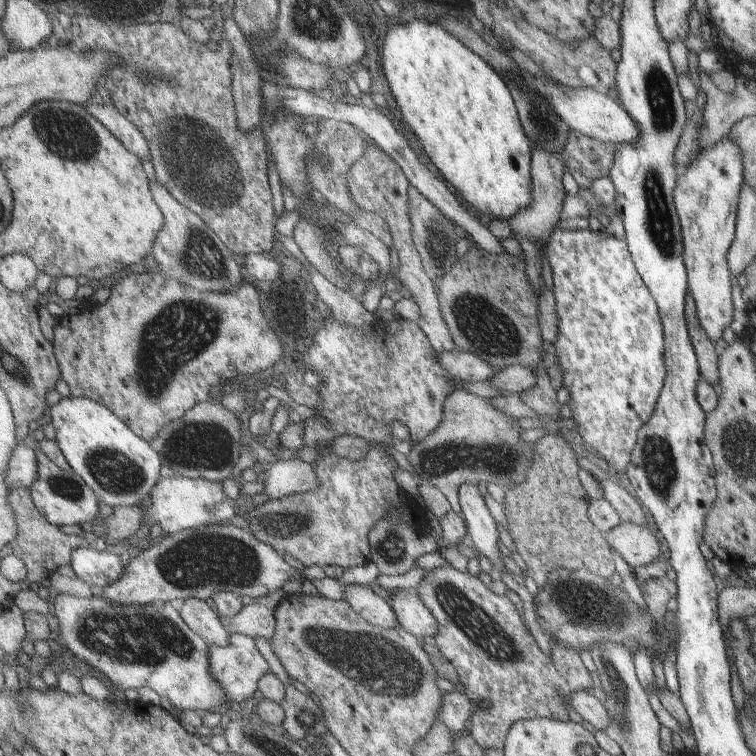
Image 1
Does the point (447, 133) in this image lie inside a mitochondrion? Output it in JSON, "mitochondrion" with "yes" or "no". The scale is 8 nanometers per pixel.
{"mitochondrion":"no"}

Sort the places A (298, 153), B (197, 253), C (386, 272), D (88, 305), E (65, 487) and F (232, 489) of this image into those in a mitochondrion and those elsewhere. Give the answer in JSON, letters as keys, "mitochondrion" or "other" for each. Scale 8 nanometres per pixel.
{"A":"other","B":"mitochondrion","C":"other","D":"other","E":"mitochondrion","F":"other"}

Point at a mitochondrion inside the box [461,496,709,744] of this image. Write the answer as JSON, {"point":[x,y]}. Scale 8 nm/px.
{"point":[575,612]}

